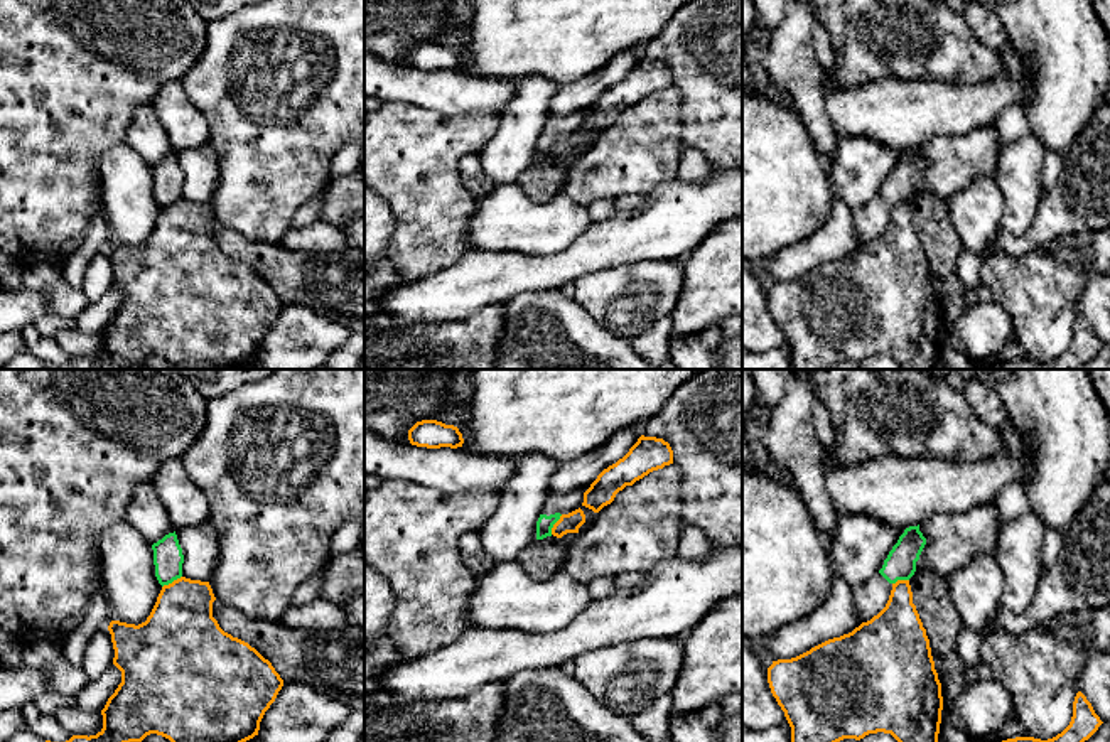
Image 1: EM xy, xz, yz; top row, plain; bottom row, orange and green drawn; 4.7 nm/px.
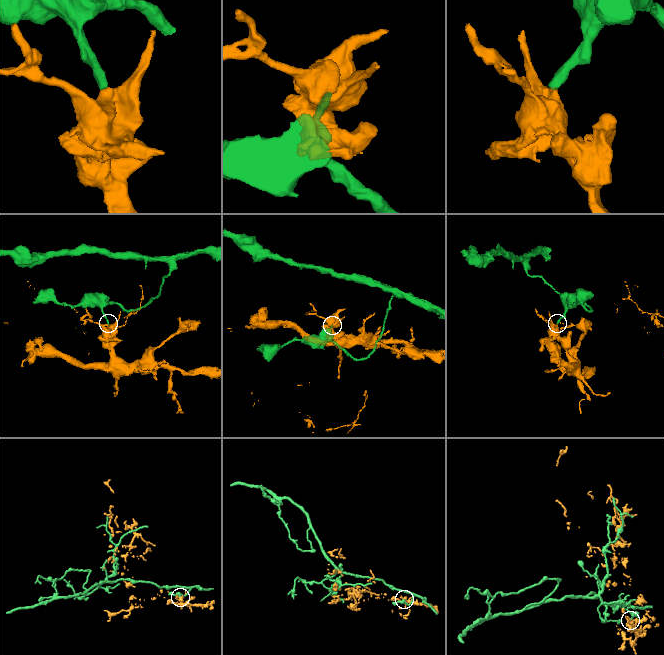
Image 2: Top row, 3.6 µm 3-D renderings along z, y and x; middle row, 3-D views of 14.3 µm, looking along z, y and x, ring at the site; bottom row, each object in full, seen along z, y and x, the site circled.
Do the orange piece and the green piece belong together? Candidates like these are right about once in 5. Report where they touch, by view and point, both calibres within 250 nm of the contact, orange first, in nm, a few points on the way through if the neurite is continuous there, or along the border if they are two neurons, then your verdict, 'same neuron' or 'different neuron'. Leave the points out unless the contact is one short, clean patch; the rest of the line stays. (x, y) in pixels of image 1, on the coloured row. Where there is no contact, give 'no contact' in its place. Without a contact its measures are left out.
xy (172, 582) | 340/140 nm | along xy (181, 575), (162, 587) | different neuron

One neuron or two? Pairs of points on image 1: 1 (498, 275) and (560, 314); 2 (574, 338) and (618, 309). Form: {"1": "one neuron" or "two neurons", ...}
{"1": "two neurons", "2": "two neurons"}

